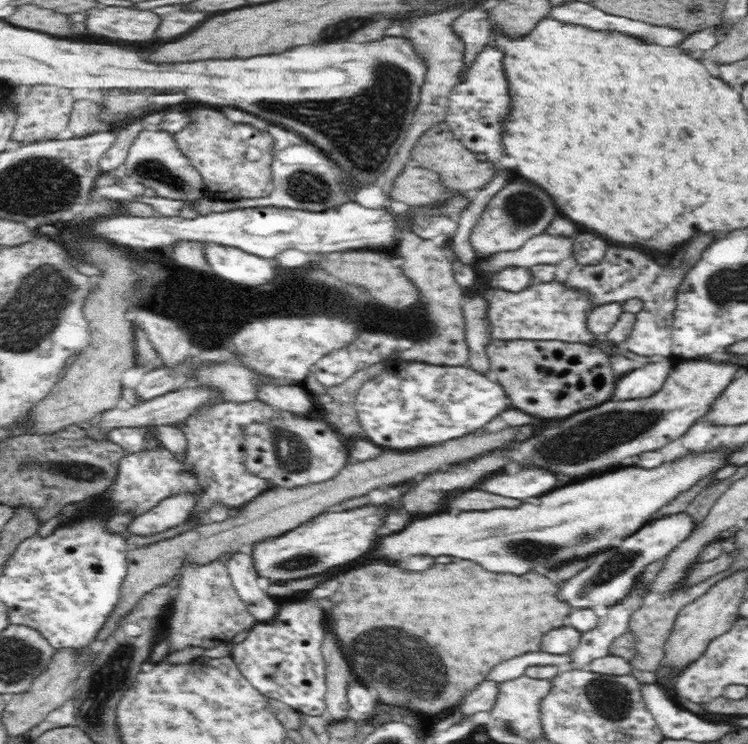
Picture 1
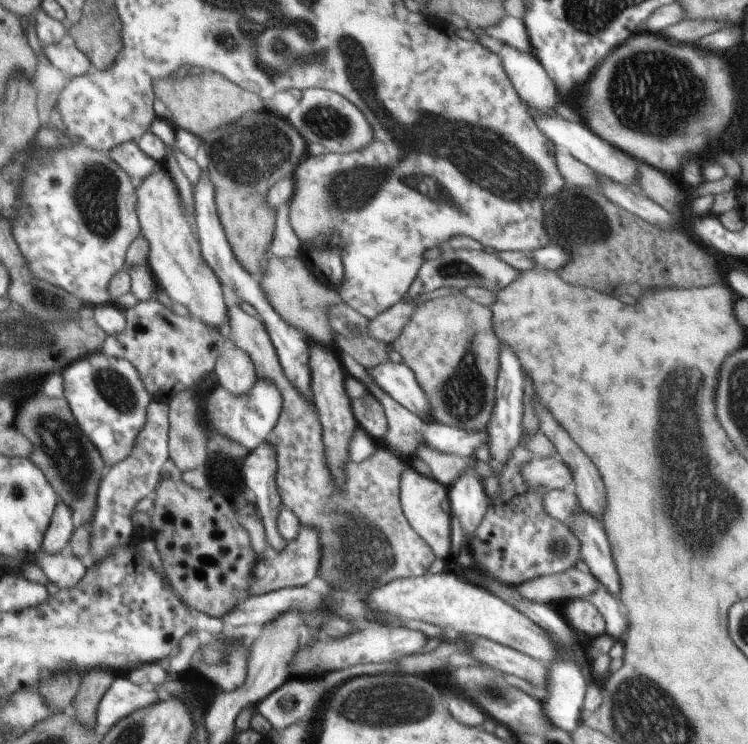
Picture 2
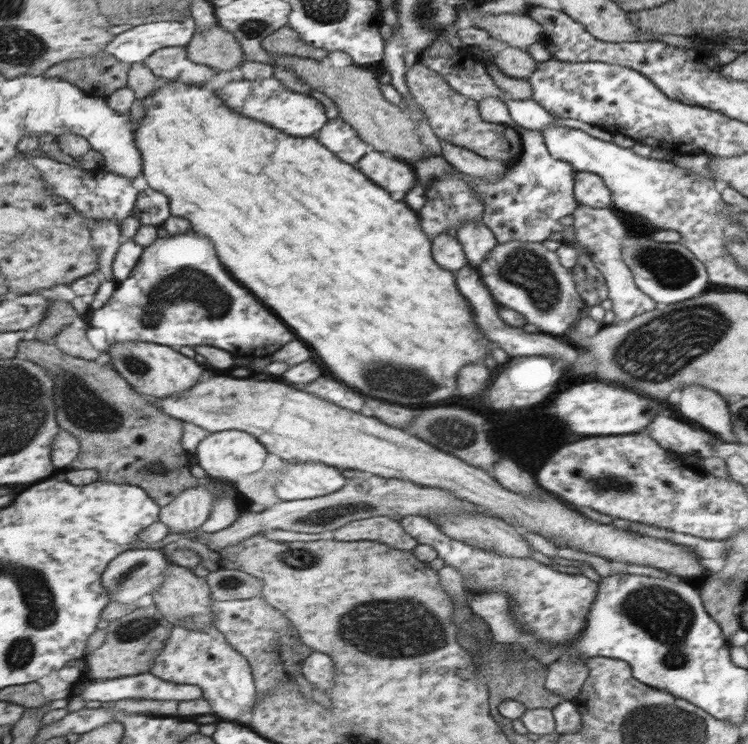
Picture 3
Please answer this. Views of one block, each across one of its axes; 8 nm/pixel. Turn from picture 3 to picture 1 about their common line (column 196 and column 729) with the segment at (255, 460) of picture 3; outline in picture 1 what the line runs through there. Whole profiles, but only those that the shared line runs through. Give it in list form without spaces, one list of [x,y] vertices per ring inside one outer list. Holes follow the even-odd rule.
[[[728,447],[706,452],[689,451],[680,460],[664,462],[658,468],[622,468],[600,478],[548,492],[542,496],[540,506],[522,504],[518,508],[460,512],[456,516],[438,514],[414,520],[400,534],[384,534],[370,558],[402,560],[414,554],[428,554],[472,560],[496,574],[526,574],[534,568],[534,562],[550,570],[560,562],[600,553],[602,548],[612,546],[612,540],[632,536],[654,512],[658,512],[658,508],[686,492],[704,476],[726,467],[728,462],[725,461],[730,454],[732,449]]]

